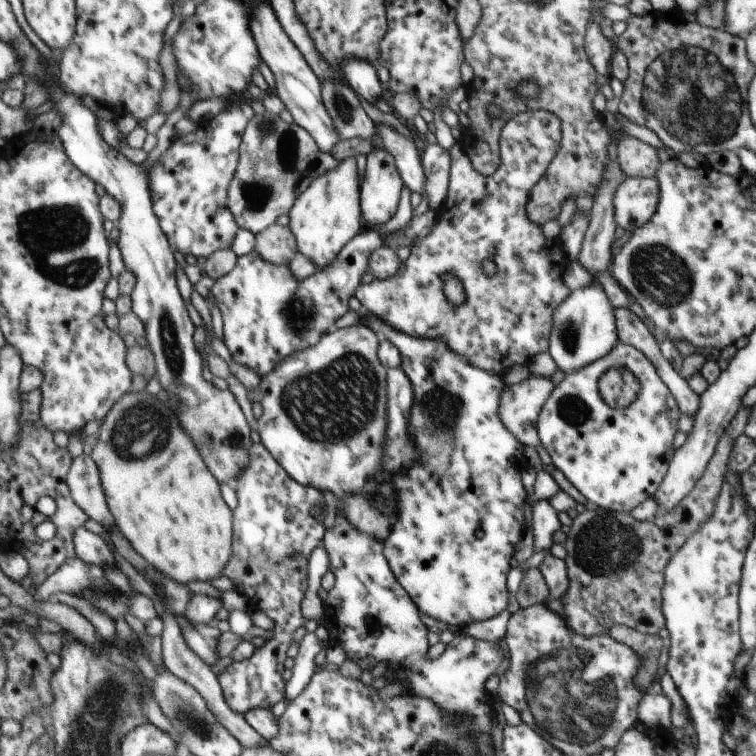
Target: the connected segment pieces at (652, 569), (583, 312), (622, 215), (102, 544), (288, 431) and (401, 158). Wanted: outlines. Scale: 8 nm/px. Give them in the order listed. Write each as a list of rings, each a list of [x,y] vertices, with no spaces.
[[[752,407],[739,408],[729,427],[718,441],[705,472],[691,493],[671,513],[656,514],[653,520],[641,521],[631,513],[611,512],[599,507],[571,514],[572,524],[562,545],[566,550],[569,586],[563,597],[562,616],[578,635],[594,637],[614,625],[625,625],[645,634],[657,635],[665,627],[662,614],[664,566],[673,553],[712,515],[734,440],[744,432]]]
[[[591,284],[587,288],[571,291],[570,296],[558,306],[555,314],[552,314],[554,326],[549,336],[547,352],[555,361],[556,368],[559,368],[559,370],[562,370],[565,374],[575,373],[579,369],[583,369],[587,365],[591,365],[595,361],[605,357],[606,354],[614,348],[615,342],[617,342],[617,338],[615,338],[616,326],[613,326],[614,310],[611,310],[605,294],[603,294],[599,288],[595,288],[595,285],[599,284]]]
[[[625,176],[612,200],[615,224],[632,233],[655,214],[659,198],[659,182],[655,177]]]
[[[80,527],[76,531],[74,538],[78,557],[83,559],[87,564],[97,565],[101,568],[117,568],[113,548],[109,542],[103,538],[89,532],[87,528]]]
[[[359,323],[345,328],[335,329],[331,334],[326,334],[317,346],[299,351],[287,357],[273,373],[261,378],[259,391],[262,393],[263,414],[259,418],[258,432],[263,444],[274,454],[274,457],[287,469],[287,472],[305,486],[312,486],[325,492],[335,495],[338,502],[352,495],[366,495],[369,497],[375,493],[377,482],[375,476],[381,472],[381,452],[383,452],[383,442],[385,442],[385,390],[386,390],[386,367],[380,362],[377,348],[377,338],[367,325]]]
[[[385,123],[378,124],[378,133],[382,148],[394,158],[394,165],[399,170],[402,182],[410,192],[415,191],[421,195],[421,201],[412,210],[412,214],[415,217],[422,215],[429,208],[424,193],[424,172],[415,144]]]

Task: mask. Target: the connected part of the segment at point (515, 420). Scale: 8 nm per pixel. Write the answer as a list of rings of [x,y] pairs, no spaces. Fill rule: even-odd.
[[[533,375],[520,383],[502,388],[497,414],[507,432],[519,444],[539,449],[536,422],[542,404],[551,391],[549,379]]]

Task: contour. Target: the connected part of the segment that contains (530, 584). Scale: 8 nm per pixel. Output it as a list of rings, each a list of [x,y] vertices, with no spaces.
[[[537,567],[527,568],[522,572],[522,579],[514,596],[520,610],[545,608],[550,594]]]

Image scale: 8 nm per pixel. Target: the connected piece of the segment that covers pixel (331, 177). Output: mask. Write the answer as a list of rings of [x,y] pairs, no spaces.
[[[349,157],[338,162],[334,169],[329,169],[295,201],[290,210],[289,226],[298,238],[301,253],[313,259],[318,264],[318,270],[328,265],[338,253],[359,232],[360,186],[357,186],[355,172],[355,157]]]

